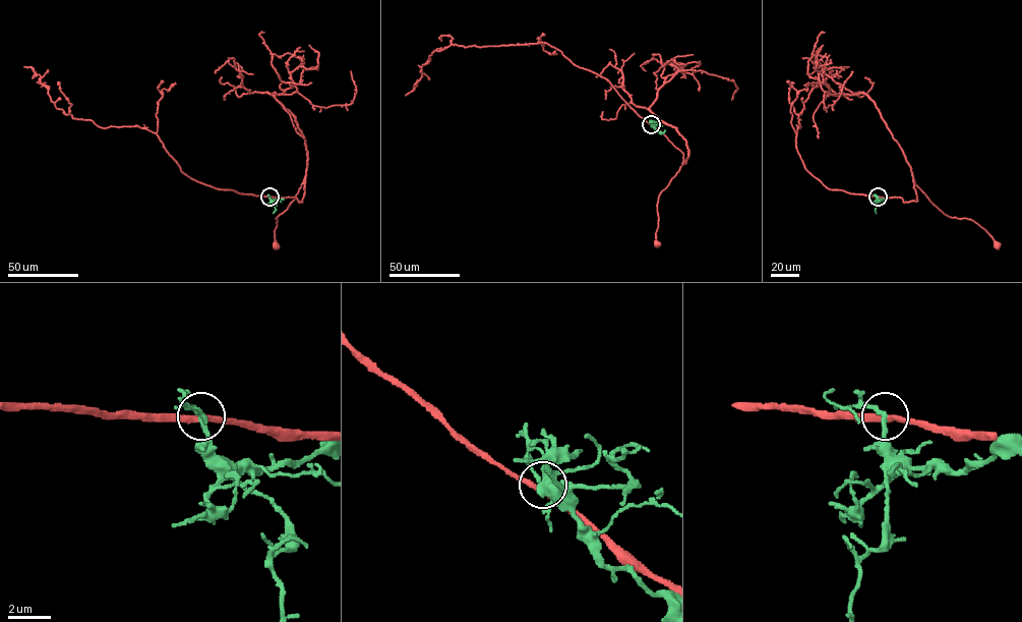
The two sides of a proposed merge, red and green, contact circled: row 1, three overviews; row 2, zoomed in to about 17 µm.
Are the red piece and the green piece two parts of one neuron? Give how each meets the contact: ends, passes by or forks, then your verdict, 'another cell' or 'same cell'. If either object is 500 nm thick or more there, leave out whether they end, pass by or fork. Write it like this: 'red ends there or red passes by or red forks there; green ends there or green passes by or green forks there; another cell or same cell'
red passes by; green passes by; another cell

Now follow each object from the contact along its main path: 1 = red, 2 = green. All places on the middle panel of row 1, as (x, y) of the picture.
1: (651, 124), (682, 153), (683, 164), (686, 160), (659, 195), (658, 243)
2: (651, 124), (660, 132), (665, 130)

